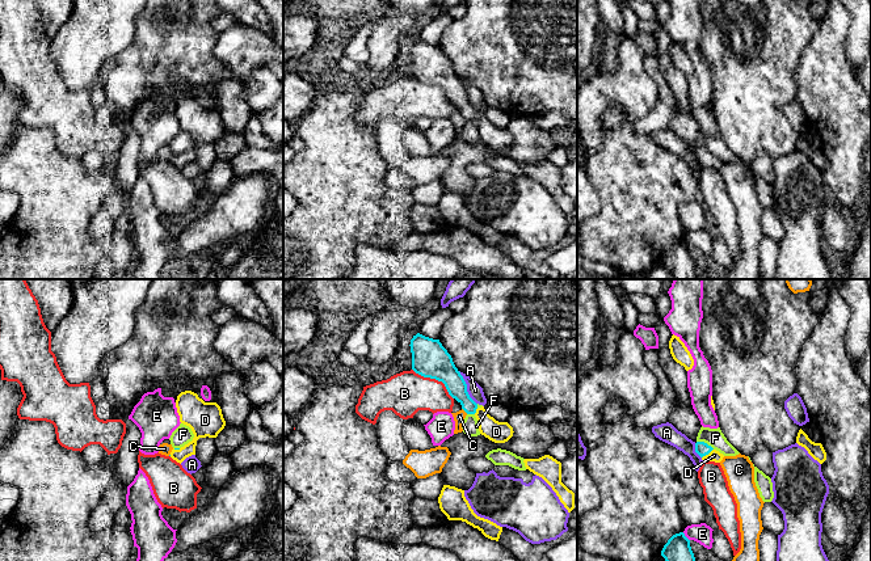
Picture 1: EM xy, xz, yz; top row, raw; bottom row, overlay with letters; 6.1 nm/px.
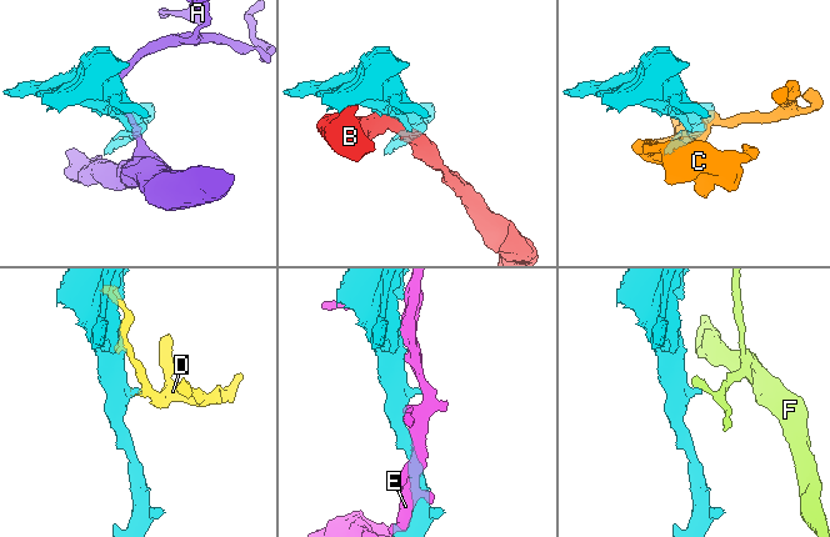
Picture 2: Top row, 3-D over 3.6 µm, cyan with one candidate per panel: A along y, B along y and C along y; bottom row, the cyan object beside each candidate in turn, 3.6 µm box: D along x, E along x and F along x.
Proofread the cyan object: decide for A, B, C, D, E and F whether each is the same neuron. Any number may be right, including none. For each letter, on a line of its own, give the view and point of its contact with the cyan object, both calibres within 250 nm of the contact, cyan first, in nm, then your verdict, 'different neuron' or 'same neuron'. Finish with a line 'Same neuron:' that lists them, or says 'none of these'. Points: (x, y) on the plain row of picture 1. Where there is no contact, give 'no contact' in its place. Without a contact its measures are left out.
A: contact xz (466, 95); calibres 200 and 90 nm; different neuron
B: contact xz (436, 85); calibres 220 and 260 nm; different neuron
C: contact xz (465, 117); calibres 120 and 70 nm; different neuron
D: contact yz (707, 160); calibres 90 and 70 nm; same neuron
E: contact yz (685, 243); calibres 180 and 120 nm; different neuron
F: contact yz (706, 150); calibres 90 and 110 nm; different neuron
Same neuron: D

